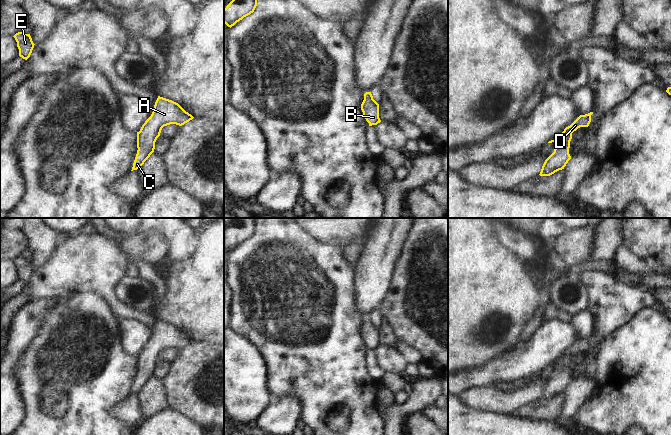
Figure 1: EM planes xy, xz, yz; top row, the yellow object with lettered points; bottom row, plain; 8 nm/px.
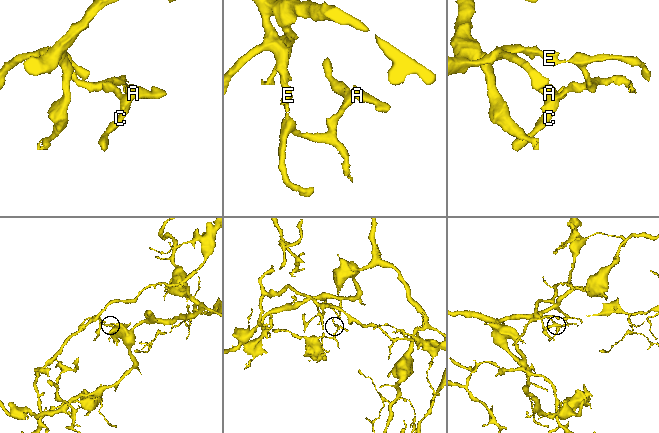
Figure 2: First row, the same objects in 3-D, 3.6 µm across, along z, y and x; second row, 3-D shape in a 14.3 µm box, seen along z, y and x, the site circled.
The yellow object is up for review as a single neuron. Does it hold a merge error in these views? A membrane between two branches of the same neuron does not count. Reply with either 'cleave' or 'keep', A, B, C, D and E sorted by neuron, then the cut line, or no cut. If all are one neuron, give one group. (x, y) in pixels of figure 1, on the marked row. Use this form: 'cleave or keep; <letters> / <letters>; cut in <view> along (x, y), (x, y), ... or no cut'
keep; A B C D E; no cut

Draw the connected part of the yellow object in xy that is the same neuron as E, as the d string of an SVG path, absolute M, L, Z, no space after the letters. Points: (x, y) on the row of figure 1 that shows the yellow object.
M18 32L13 36L17 42L17 47L19 49L19 56L27 60L34 48L34 43L30 34L25 34L23 32Z

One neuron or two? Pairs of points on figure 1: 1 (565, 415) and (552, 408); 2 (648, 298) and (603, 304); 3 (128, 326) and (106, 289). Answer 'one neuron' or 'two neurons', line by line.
1: two neurons
2: one neuron
3: two neurons

